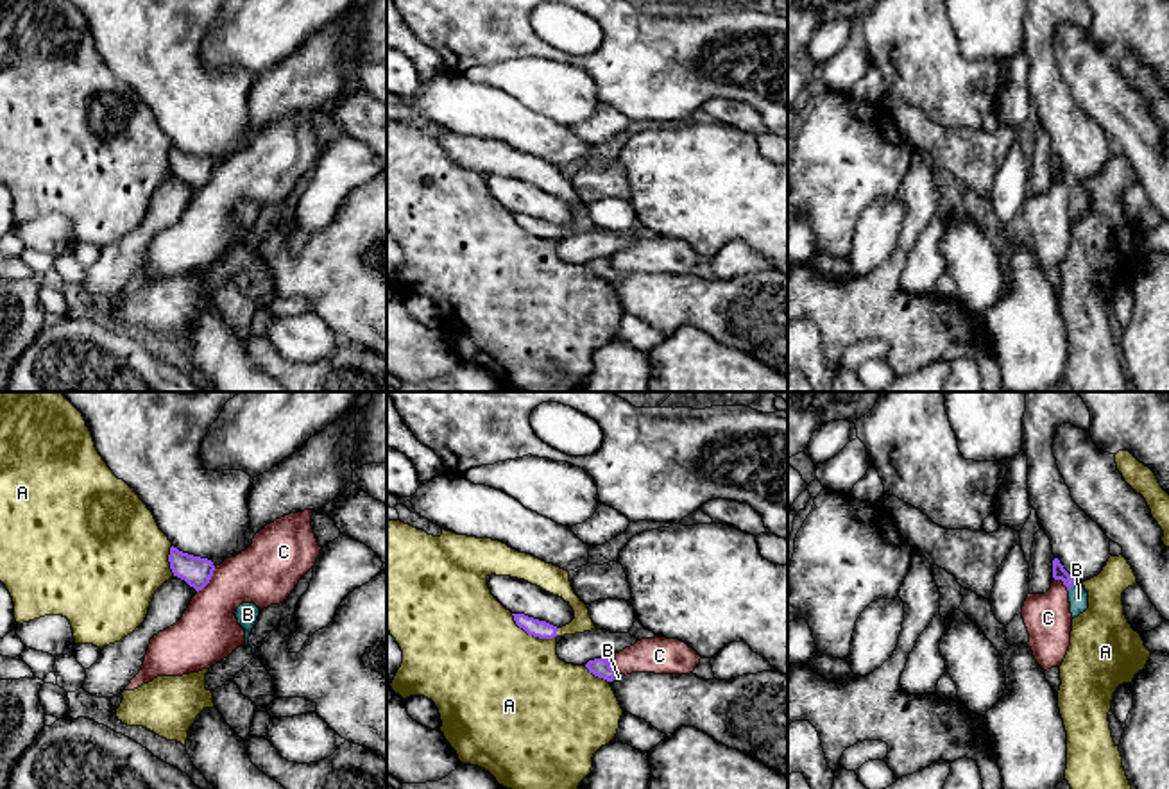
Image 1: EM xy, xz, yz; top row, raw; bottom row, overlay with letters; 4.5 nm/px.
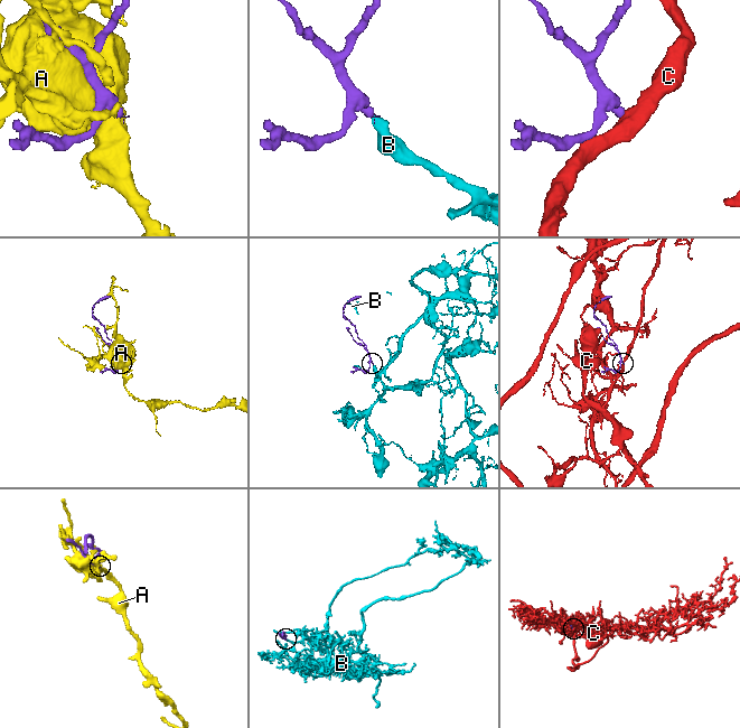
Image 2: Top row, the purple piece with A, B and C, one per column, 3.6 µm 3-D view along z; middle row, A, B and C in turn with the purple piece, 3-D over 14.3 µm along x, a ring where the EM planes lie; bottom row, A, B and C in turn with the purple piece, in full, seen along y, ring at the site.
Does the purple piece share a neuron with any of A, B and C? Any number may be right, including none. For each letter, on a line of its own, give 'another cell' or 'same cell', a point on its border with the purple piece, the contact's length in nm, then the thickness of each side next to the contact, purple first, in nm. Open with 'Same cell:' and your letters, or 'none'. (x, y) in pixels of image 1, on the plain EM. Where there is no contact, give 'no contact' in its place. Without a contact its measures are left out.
Same cell: B
A: another cell | xz (532, 233) | 240 nm | 80/480 nm
B: same cell | yz (1073, 183) | 70 nm | 60/90 nm
C: another cell | xy (210, 178) | 150 nm | 140/280 nm

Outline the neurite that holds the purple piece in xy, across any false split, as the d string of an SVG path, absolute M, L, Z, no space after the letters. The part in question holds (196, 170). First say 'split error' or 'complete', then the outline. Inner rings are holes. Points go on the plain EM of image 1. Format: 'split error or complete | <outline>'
complete | M174 145L170 147L168 161L174 175L184 179L197 191L209 182L215 170L211 159L183 152Z

